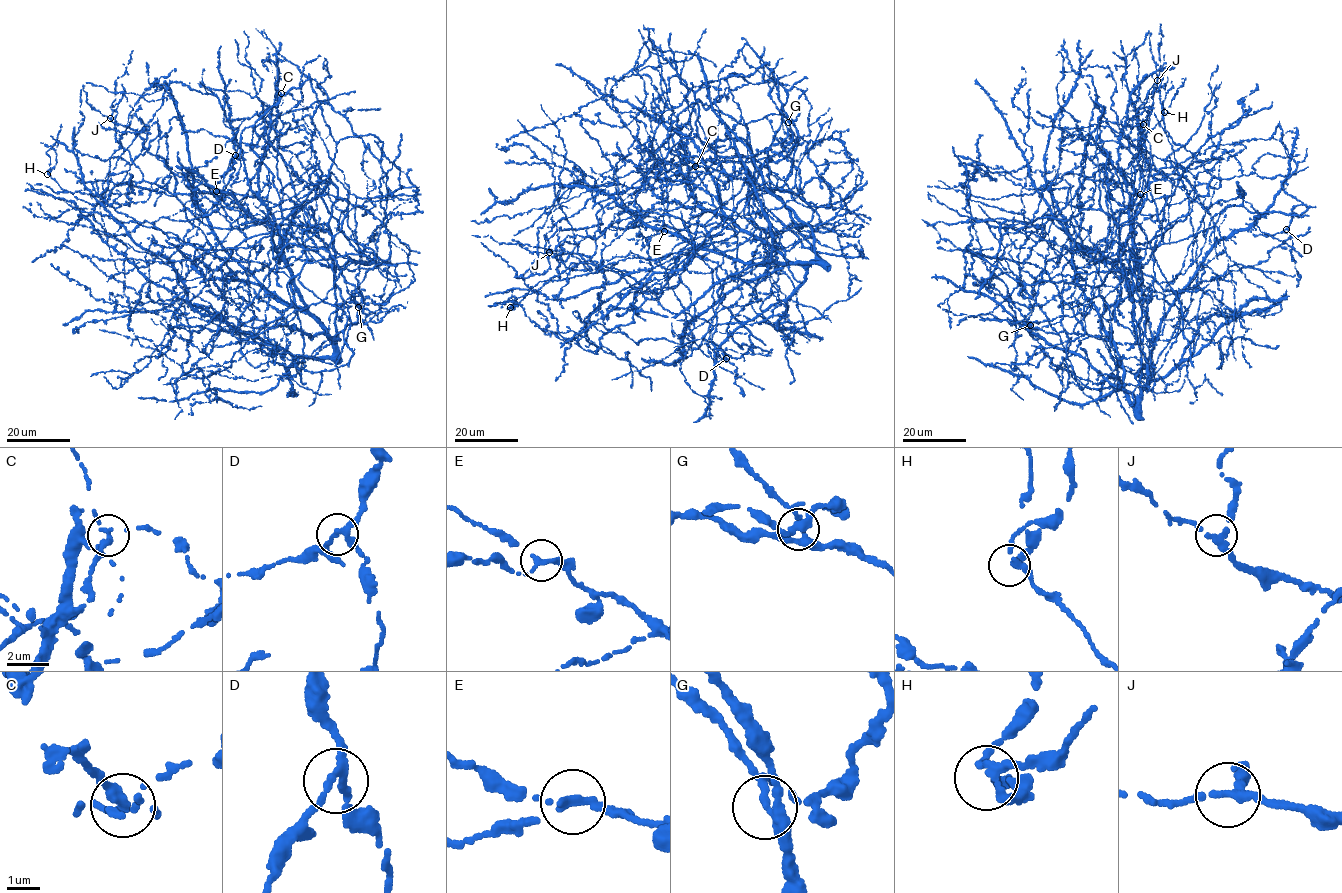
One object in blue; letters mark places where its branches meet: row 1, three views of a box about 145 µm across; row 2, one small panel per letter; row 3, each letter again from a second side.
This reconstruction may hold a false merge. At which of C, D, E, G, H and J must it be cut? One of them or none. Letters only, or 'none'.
C

